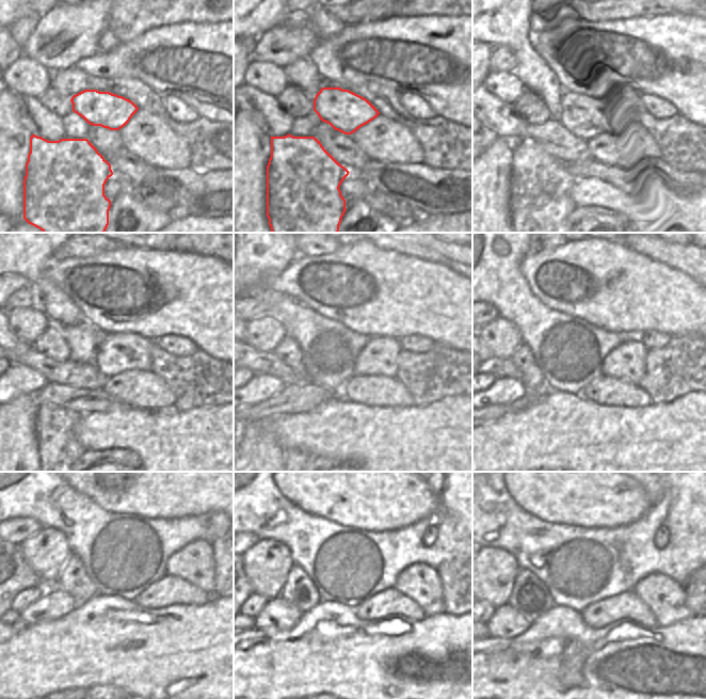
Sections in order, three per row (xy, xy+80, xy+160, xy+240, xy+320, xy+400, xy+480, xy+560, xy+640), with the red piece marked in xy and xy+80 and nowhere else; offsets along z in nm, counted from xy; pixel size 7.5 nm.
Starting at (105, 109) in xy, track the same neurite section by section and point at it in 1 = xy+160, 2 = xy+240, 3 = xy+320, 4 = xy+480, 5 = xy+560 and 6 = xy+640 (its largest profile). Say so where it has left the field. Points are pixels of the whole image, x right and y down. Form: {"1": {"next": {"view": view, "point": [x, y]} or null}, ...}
{"1": {"next": {"view": "xy+160", "point": [586, 114]}}, "2": {"next": {"view": "xy+240", "point": [118, 352]}}, "3": {"next": {"view": "xy+320", "point": [379, 358]}}, "4": {"next": {"view": "xy+480", "point": [169, 581]}}, "5": {"next": {"view": "xy+560", "point": [419, 582]}}, "6": {"next": {"view": "xy+640", "point": [666, 598]}}}

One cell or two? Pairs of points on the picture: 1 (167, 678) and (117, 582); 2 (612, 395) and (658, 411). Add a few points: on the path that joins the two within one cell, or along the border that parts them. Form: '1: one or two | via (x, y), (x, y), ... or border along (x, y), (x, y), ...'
1: two | border along (123, 612), (98, 618)
2: two | border along (652, 402), (642, 407), (618, 406)

